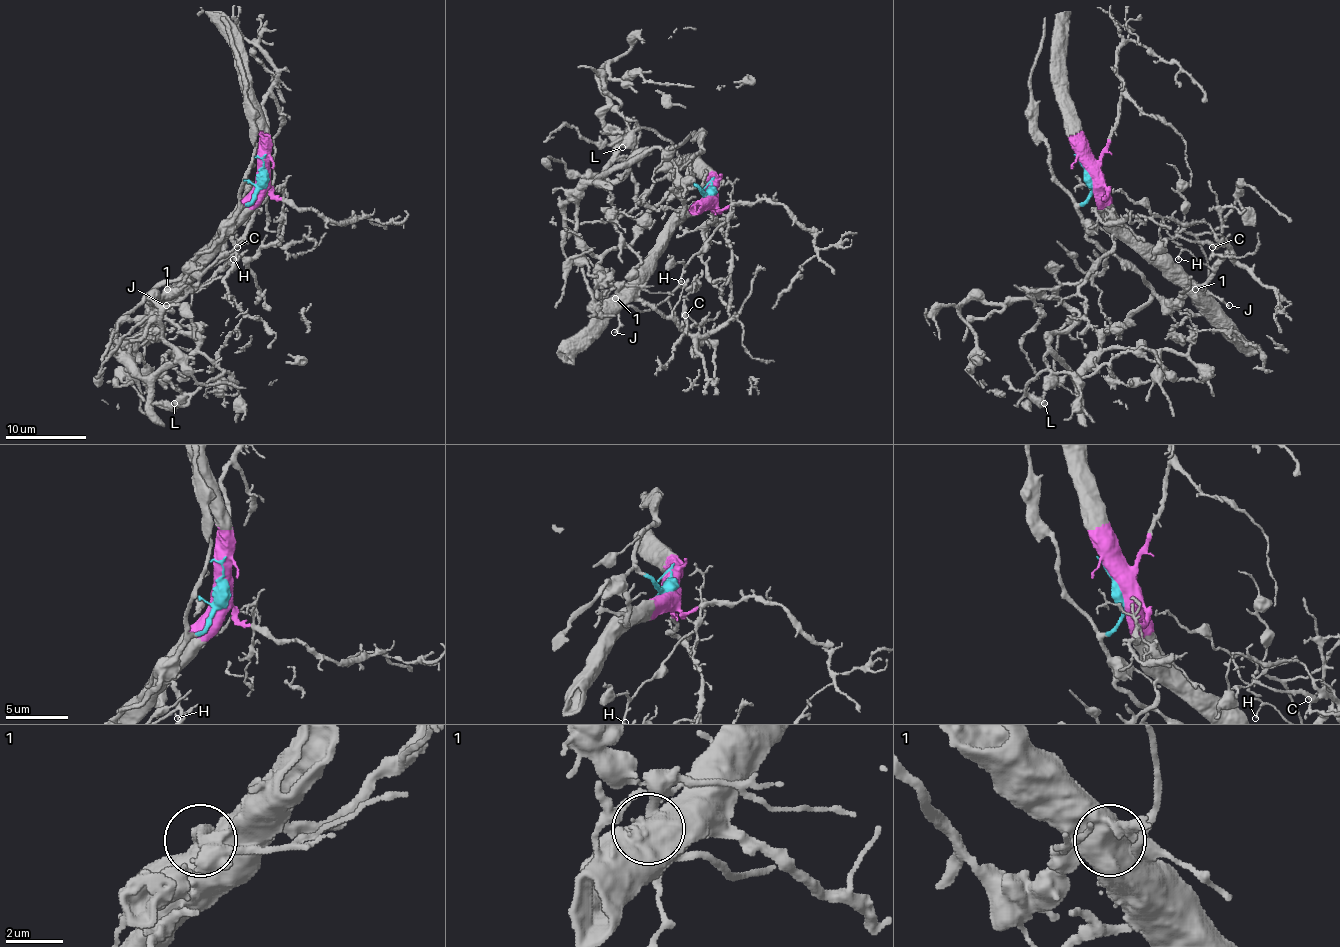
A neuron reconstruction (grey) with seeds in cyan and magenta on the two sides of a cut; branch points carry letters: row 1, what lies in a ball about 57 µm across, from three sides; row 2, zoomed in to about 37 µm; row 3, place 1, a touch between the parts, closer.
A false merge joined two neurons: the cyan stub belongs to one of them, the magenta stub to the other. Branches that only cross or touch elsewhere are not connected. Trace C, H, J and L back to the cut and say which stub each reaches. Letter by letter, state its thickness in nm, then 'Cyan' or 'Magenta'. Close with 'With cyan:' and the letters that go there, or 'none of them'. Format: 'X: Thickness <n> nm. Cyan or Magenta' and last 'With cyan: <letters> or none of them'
C: Thickness 140 nm. Magenta
H: Thickness 120 nm. Magenta
J: Thickness 170 nm. Cyan
L: Thickness 600 nm. Cyan
With cyan: J, L

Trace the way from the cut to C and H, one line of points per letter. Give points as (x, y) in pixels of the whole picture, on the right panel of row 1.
C: (1089, 172), (1093, 184), (1135, 234), (1159, 248), (1197, 285), (1203, 285), (1227, 248), (1219, 240), (1211, 246)
H: (1089, 172), (1093, 184), (1135, 234), (1159, 248), (1197, 285), (1203, 285), (1213, 270), (1187, 250), (1177, 258)

